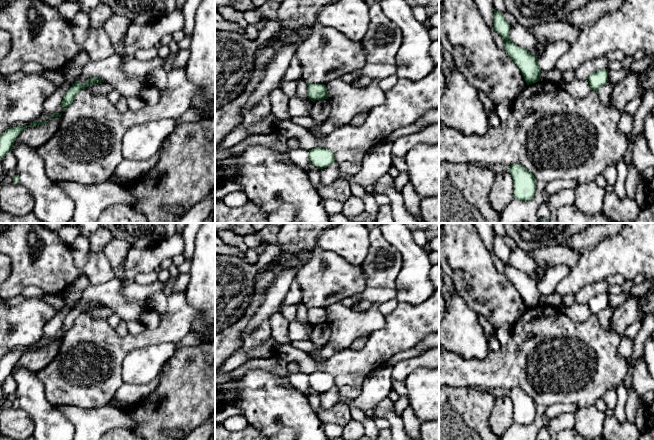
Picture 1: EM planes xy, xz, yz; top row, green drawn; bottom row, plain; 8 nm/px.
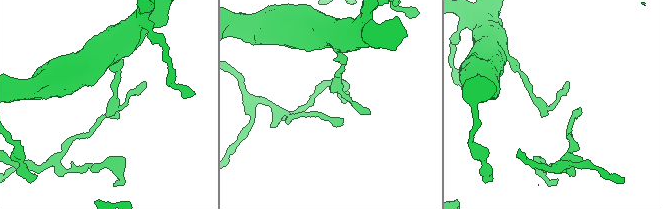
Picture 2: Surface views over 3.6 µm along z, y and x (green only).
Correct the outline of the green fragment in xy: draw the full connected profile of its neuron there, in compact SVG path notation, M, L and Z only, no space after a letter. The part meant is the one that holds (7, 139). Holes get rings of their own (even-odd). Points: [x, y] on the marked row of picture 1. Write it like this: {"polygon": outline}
{"polygon": "M23 126L10 127L0 136L0 158L3 159L8 152L13 148L13 144L22 133L22 131L27 128Z"}

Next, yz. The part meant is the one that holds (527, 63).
{"polygon": "M494 9L493 18L494 29L504 40L504 49L520 69L527 85L540 81L541 70L538 66L538 58L509 39L511 27L502 13Z"}

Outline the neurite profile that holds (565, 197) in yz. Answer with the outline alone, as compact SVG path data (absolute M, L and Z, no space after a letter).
M574 188L561 190L551 196L549 196L550 203L556 209L564 206L574 204L575 201L575 190Z

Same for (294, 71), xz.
M296 55L292 58L285 74L284 81L298 81L302 78L302 67Z

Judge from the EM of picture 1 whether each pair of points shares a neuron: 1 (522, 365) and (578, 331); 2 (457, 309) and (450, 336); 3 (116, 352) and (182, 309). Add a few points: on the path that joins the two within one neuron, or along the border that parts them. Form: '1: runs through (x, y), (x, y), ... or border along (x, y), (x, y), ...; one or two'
1: runs through (531, 349), (540, 339), (562, 335); one
2: runs through (457, 316), (457, 329); one
3: runs through (133, 341), (156, 336), (166, 326); one

